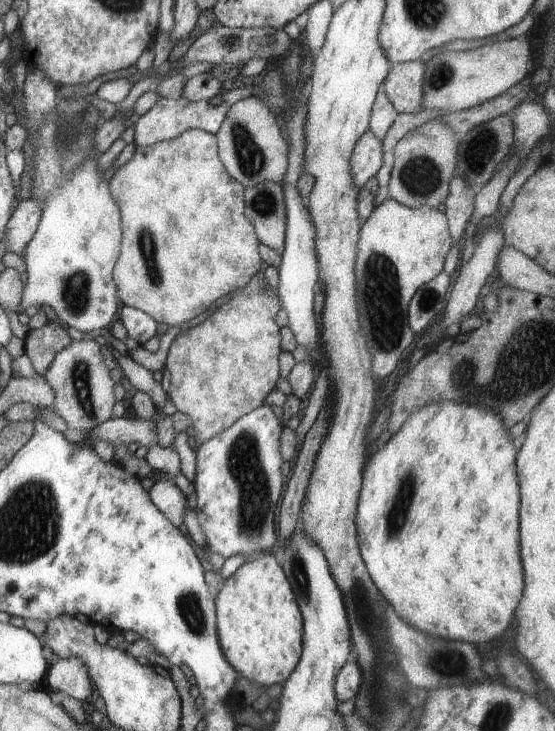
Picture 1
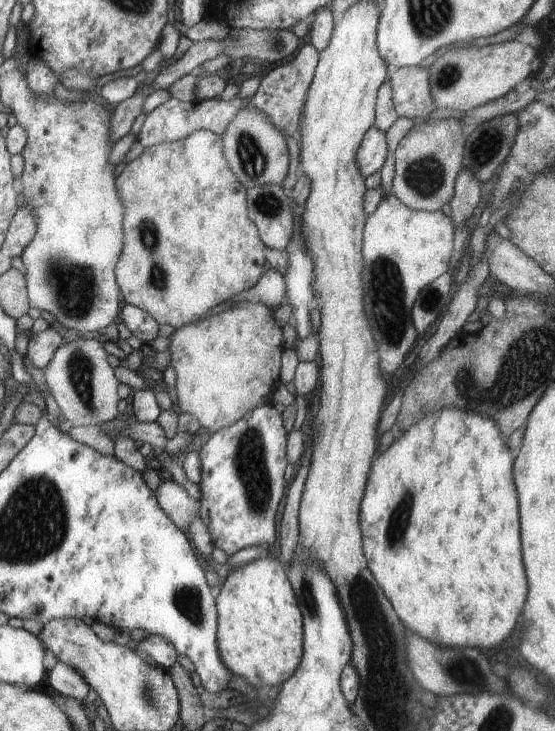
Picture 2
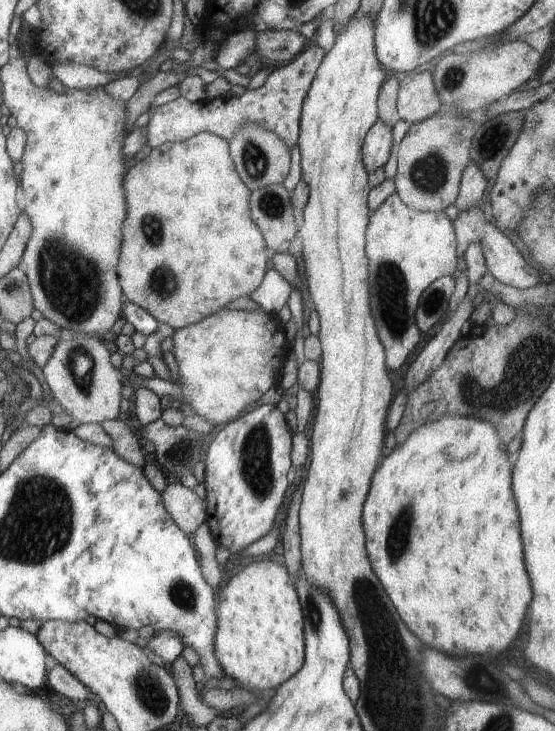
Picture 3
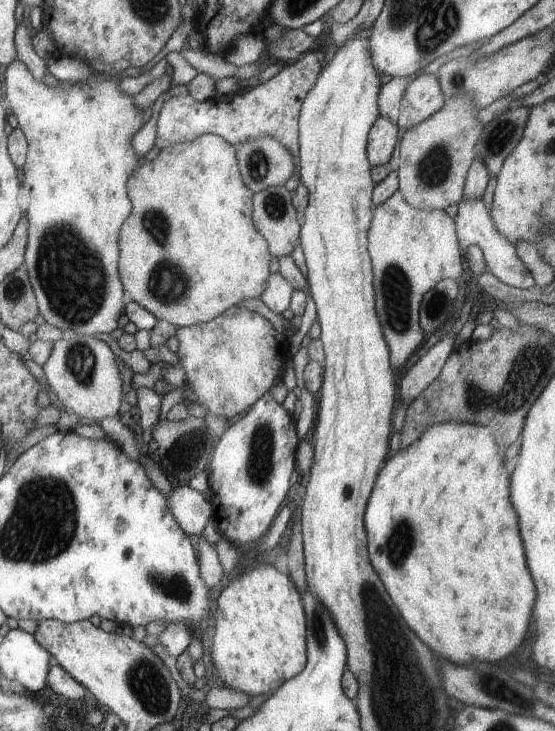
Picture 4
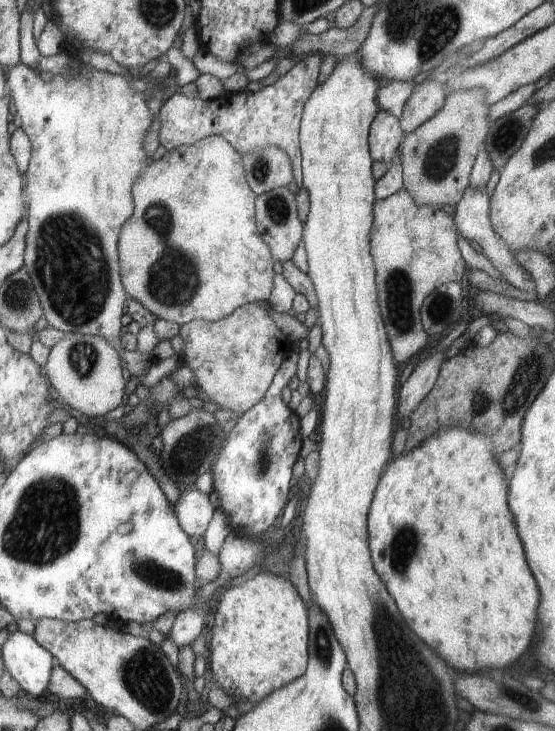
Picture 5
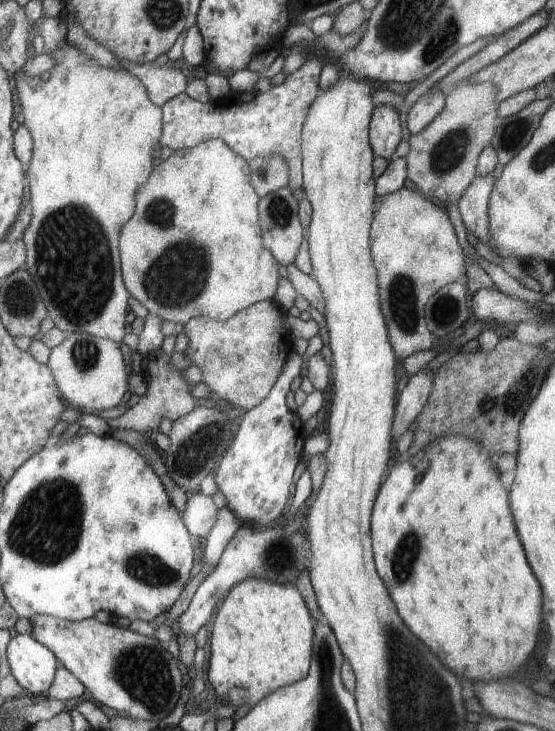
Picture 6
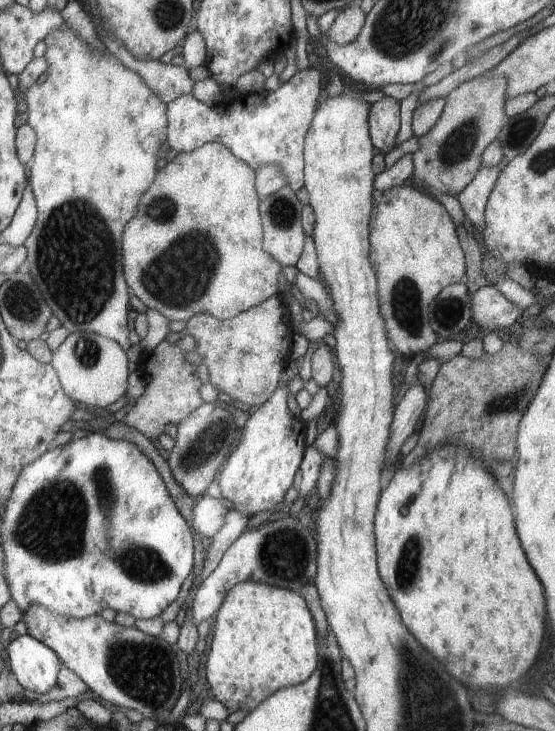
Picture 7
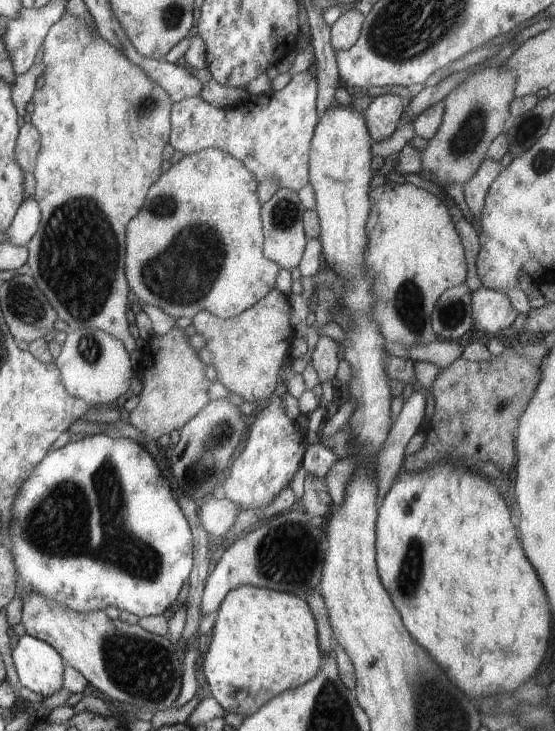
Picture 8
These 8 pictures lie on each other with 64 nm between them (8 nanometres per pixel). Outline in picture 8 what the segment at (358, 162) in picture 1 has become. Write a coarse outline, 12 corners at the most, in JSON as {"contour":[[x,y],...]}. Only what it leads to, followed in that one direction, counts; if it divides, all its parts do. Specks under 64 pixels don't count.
{"contour":[[373,97],[363,113],[372,142],[397,128],[406,99]]}

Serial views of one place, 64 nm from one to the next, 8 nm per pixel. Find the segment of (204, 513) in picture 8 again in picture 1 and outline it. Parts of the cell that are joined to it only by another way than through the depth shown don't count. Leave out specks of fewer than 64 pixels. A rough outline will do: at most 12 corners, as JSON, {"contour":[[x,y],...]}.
{"contour":[[155,481],[151,502],[182,528],[187,501],[173,481]]}

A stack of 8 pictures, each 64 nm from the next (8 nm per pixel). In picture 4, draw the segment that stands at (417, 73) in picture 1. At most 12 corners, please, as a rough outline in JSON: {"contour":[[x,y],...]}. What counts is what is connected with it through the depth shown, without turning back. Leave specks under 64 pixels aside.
{"contour":[[433,73],[412,76],[396,123],[407,130],[436,113],[444,96]]}

